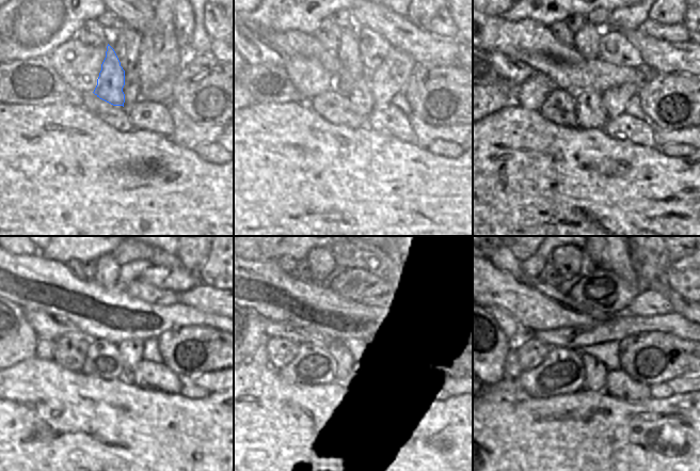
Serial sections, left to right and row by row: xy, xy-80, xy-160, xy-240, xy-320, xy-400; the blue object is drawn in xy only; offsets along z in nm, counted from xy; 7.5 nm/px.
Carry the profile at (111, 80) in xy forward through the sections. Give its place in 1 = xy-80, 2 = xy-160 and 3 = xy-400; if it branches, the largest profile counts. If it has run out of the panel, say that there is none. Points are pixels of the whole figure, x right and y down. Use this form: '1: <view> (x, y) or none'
1: xy-80 (348, 52)
2: xy-160 (586, 41)
3: xy-400 (569, 260)

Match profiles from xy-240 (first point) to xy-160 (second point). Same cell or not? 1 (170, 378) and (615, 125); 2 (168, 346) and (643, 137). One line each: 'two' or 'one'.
1: one
2: two

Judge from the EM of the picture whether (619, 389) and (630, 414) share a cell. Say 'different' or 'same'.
different

